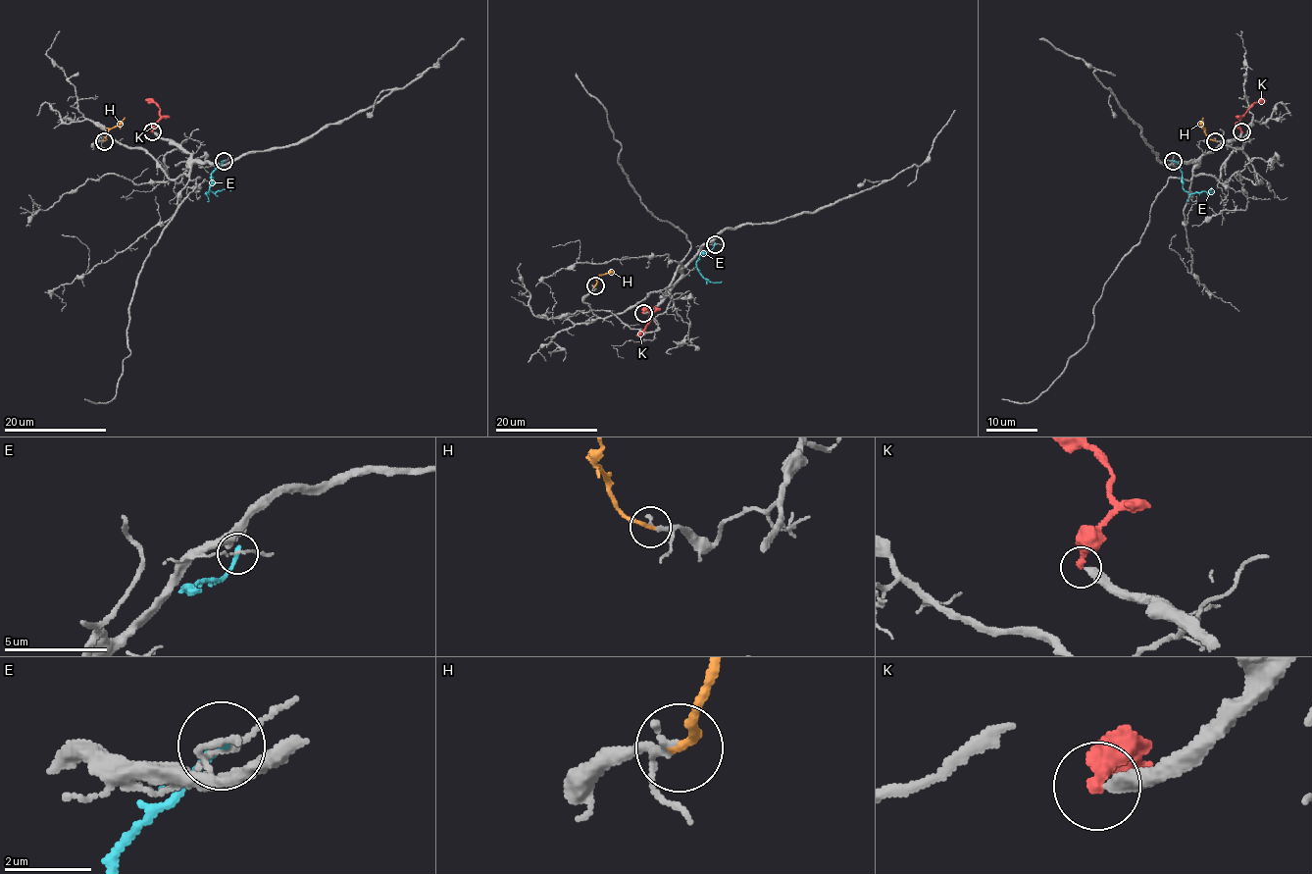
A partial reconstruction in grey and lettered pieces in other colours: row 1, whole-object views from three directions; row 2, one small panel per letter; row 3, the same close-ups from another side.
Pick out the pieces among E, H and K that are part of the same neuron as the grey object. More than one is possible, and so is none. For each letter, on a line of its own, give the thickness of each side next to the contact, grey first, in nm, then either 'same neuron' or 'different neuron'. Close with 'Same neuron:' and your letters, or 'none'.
E: 80/220 nm | different neuron
H: 220/190 nm | same neuron
K: 320/260 nm | different neuron
Same neuron: H

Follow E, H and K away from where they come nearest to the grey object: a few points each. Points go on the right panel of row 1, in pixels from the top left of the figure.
E: (1173, 160), (1180, 166), (1184, 188), (1190, 193), (1211, 188), (1210, 191)
H: (1215, 141), (1203, 129), (1202, 117)
K: (1242, 132), (1239, 121), (1248, 109), (1264, 99)

